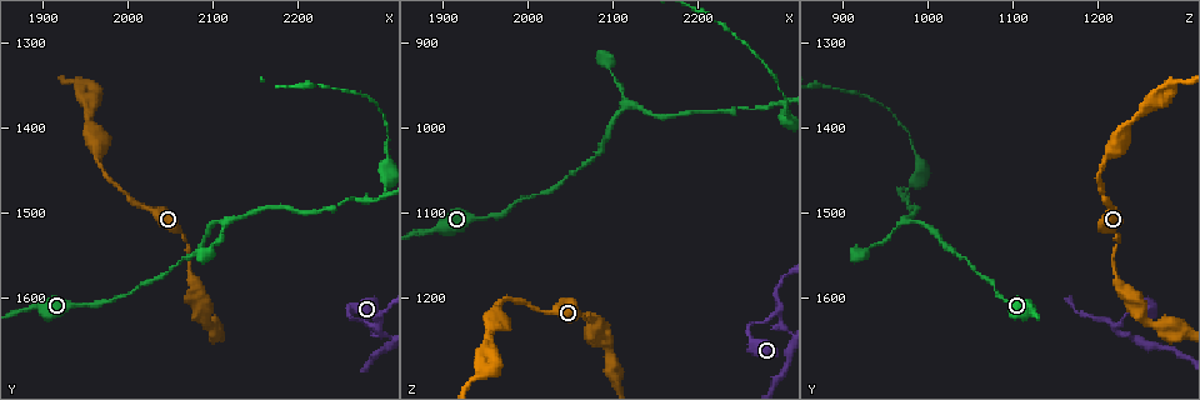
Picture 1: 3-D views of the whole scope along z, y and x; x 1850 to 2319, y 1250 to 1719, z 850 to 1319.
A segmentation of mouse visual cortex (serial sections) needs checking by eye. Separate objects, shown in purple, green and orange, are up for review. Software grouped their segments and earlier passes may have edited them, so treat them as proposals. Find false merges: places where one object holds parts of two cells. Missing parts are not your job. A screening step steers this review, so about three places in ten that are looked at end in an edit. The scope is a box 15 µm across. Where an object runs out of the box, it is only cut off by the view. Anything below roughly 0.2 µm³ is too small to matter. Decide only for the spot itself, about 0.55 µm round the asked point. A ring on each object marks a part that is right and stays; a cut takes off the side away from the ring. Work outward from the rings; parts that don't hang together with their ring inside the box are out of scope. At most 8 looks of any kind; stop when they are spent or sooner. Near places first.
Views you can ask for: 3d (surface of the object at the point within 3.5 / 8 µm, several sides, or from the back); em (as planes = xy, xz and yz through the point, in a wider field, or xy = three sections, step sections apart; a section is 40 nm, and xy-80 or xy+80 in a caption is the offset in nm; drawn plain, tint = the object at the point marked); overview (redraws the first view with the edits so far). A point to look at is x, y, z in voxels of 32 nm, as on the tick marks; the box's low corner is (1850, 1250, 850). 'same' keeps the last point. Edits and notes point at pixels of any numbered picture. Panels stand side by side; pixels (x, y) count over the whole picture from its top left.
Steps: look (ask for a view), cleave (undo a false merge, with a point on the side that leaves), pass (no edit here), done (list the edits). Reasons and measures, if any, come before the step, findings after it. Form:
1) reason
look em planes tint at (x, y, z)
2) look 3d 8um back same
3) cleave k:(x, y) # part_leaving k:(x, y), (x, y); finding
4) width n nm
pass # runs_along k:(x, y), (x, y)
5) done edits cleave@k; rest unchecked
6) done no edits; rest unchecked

a fork
look 3d 8um at (2115, 1510, 975)

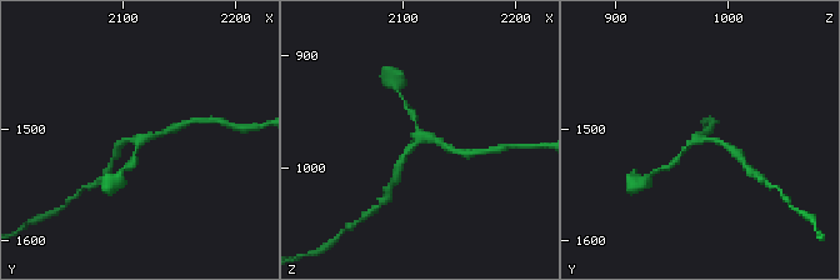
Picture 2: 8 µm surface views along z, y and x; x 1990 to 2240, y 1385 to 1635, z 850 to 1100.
look em xy step 1 tint at (2116, 1508, 972)

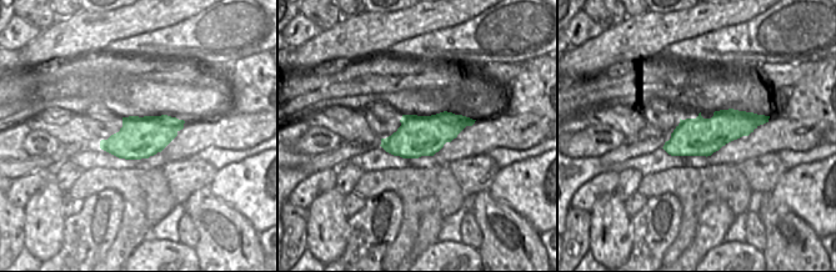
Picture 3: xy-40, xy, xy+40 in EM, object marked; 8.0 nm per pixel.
pass # runs_along 3:(761, 117), (667, 147); one cell here

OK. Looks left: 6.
sharp bend
look 3d 3.5um at (2300, 1480, 970)

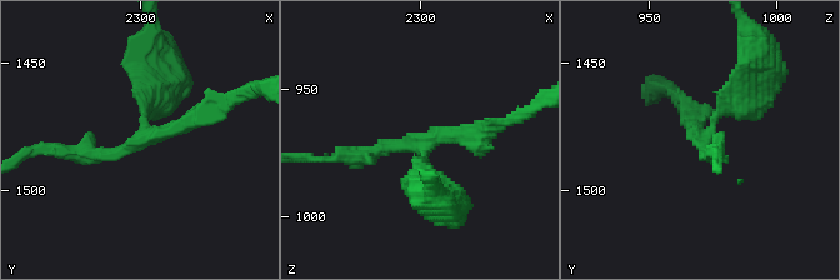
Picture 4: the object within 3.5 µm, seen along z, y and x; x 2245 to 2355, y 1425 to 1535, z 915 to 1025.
arms 3; arm_widths 200, 200, 250 nm; need the tissue
look em xy step 3 tint at (2297, 1482, 970)

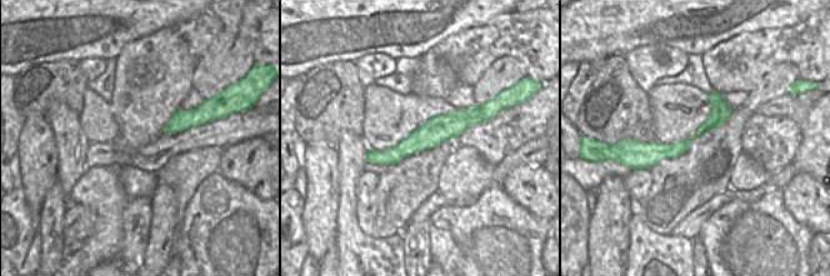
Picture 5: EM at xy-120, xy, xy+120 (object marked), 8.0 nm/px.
look em xy step 5 tint same

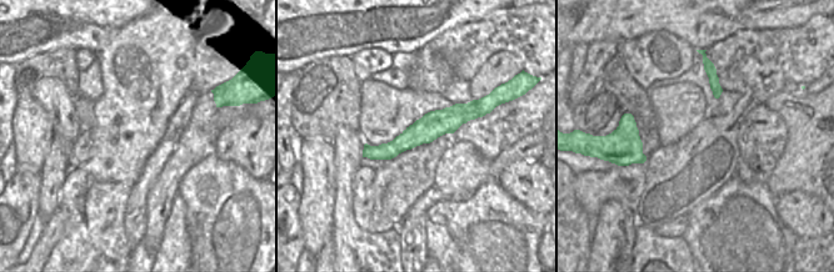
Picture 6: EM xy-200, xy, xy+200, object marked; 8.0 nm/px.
cleave 4:(169, 105) # part_leaving 4:(145, 121), (153, 33); a second cell is stuck on

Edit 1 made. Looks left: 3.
redraw
look overview

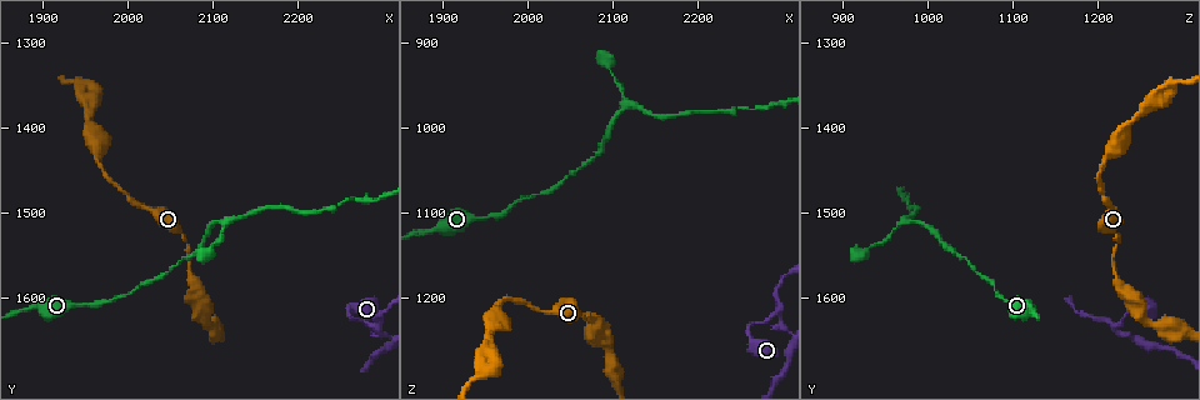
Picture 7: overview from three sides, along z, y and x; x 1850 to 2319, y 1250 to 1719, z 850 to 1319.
abrupt turn
look 3d 8um at (2260, 1615, 1240)

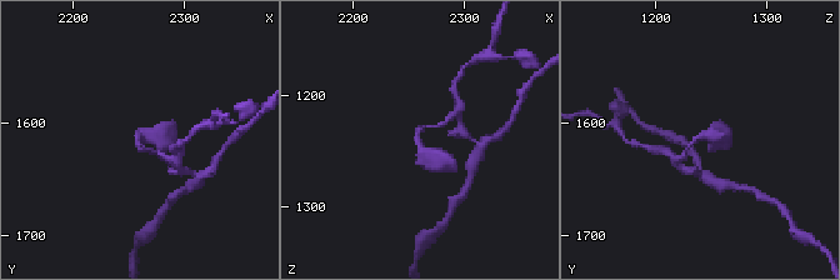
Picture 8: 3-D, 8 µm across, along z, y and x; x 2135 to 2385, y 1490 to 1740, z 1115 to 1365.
arm_widths 150, 500 nm; need the tissue
look em xy step 3 tint at (2260, 1614, 1236)

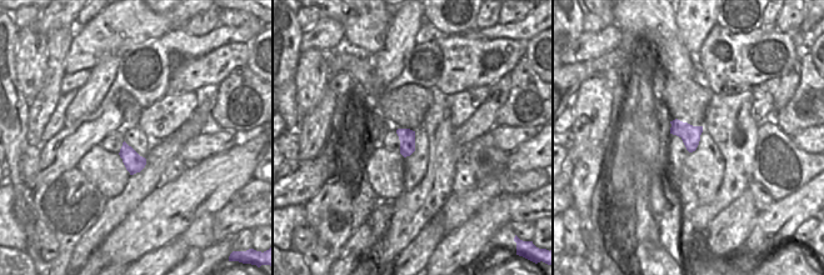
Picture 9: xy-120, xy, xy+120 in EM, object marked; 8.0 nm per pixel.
pass # runs_along 8:(720, 136), (696, 138), (684, 155); continuous, no second cell

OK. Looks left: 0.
done edits cleave@4; rest unchecked

